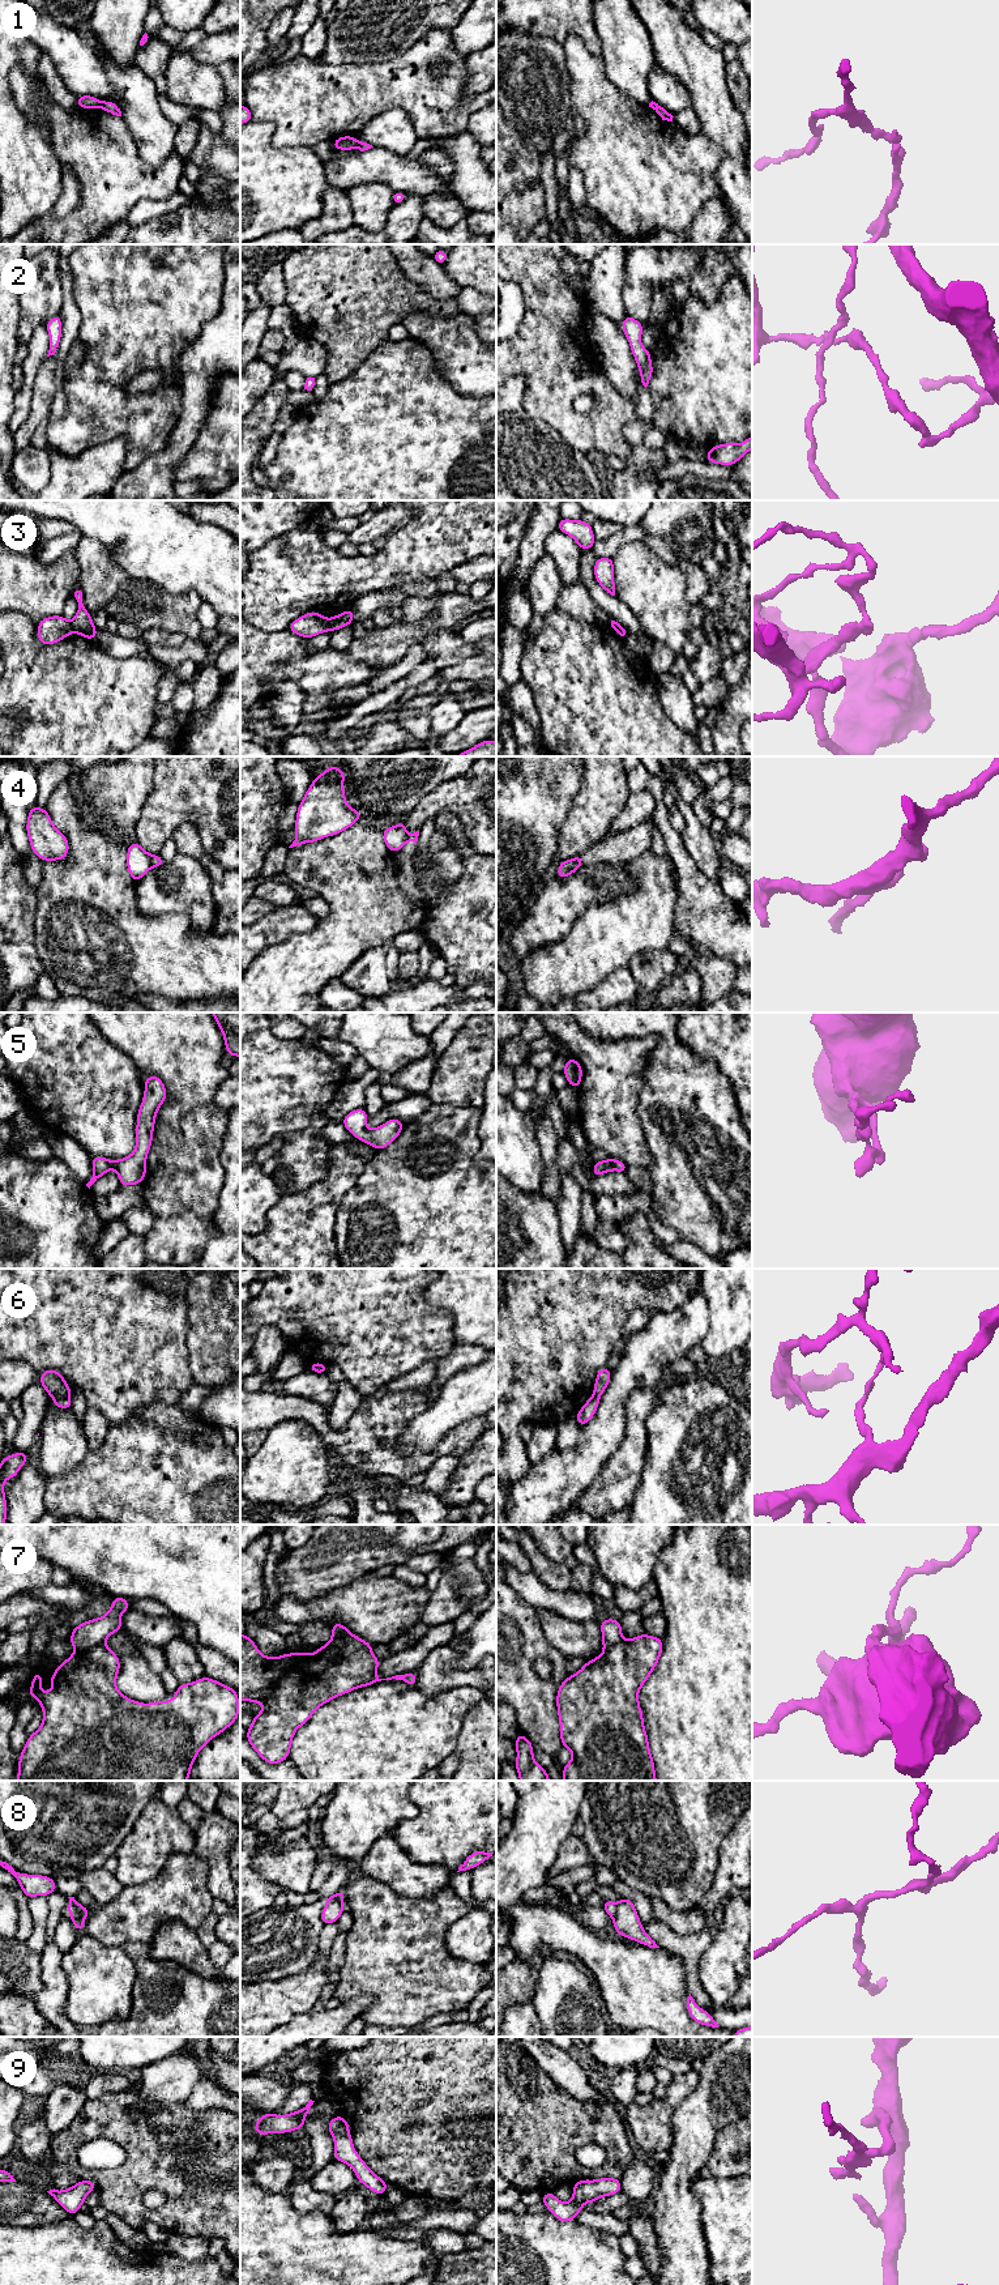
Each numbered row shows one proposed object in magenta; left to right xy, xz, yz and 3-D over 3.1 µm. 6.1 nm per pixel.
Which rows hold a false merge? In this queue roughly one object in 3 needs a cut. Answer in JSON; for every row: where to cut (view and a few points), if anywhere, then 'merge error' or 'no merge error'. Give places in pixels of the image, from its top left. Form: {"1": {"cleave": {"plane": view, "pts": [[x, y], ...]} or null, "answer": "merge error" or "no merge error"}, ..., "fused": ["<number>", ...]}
{"1": {"cleave": {"plane": "xz", "pts": [[359, 141], [355, 146]]}, "answer": "merge error"}, "2": {"cleave": null, "answer": "no merge error"}, "3": {"cleave": {"plane": "xz", "pts": [[327, 619], [331, 630]]}, "answer": "merge error"}, "4": {"cleave": {"plane": "xy", "pts": [[150, 855], [150, 864], [153, 866]]}, "answer": "merge error"}, "5": {"cleave": null, "answer": "no merge error"}, "6": {"cleave": {"plane": "xy", "pts": [[69, 1394], [54, 1397]]}, "answer": "merge error"}, "7": {"cleave": {"plane": "xy", "pts": [[103, 1641], [85, 1652], [75, 1652]]}, "answer": "merge error"}, "8": {"cleave": {"plane": "xz", "pts": [[342, 1901], [333, 1900], [328, 1902]]}, "answer": "merge error"}, "9": {"cleave": null, "answer": "no merge error"}, "fused": ["1", "3", "4", "6", "7", "8"]}

